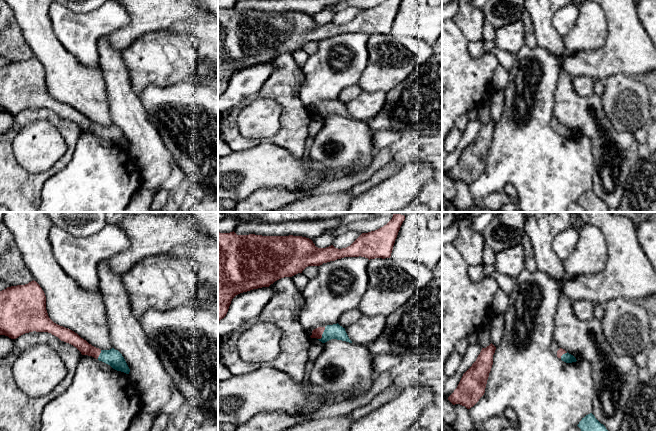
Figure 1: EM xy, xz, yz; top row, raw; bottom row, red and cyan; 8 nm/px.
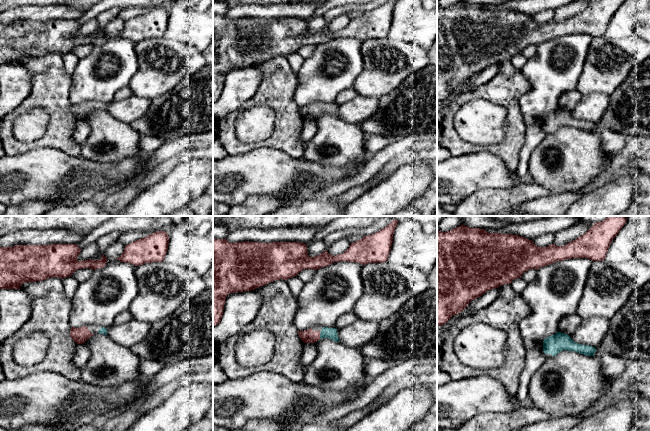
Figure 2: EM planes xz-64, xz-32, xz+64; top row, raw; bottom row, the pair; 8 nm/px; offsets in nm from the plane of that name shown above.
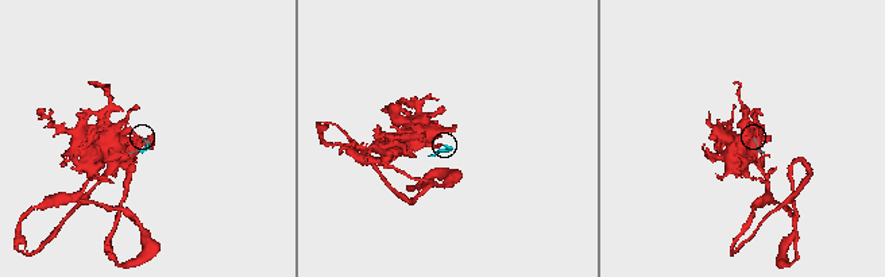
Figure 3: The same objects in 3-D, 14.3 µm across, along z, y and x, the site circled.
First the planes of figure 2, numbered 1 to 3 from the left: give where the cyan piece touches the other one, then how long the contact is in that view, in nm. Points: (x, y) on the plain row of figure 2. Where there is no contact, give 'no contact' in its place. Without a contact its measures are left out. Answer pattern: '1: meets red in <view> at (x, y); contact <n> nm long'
1: no contact
2: meets red in xz-32 at (319, 111); contact 60 nm long
3: no contact

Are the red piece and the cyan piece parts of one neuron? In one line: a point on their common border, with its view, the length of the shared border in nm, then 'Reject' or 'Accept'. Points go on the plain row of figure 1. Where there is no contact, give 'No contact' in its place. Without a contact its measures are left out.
Touches red at xz (322, 109). Shared border 120 nm. Accept

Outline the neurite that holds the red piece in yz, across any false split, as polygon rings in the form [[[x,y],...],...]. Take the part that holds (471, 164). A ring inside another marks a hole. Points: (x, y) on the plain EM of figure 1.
[[[492,119],[482,124],[476,137],[463,150],[457,164],[448,173],[453,181],[460,180],[470,185],[484,171],[495,126],[496,123]]]

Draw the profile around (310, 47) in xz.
[[[308,42],[308,43],[306,43],[306,44],[302,47],[302,49],[303,49],[308,55],[311,55],[311,54],[313,54],[314,52],[317,51],[318,45],[319,45],[318,42]]]

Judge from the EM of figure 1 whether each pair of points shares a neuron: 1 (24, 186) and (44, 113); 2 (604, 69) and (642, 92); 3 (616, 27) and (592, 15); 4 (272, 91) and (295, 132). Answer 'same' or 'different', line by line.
1: same
2: different
3: different
4: same

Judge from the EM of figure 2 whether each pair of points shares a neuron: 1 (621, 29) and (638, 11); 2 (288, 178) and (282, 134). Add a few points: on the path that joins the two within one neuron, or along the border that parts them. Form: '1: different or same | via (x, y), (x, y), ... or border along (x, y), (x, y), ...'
1: same | via (624, 25), (634, 15)
2: different | border along (262, 147), (277, 148), (293, 158), (302, 157)

